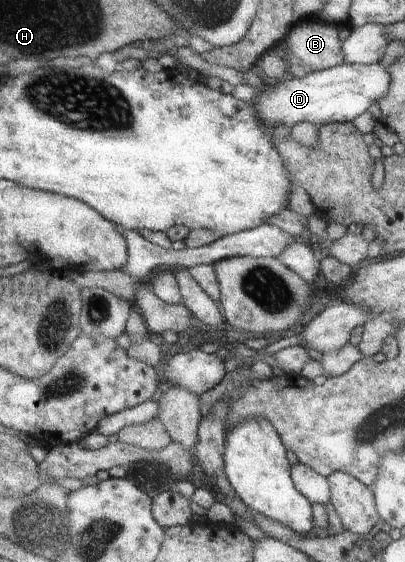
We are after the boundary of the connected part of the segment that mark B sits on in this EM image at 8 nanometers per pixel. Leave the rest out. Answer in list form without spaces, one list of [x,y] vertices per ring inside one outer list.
[[[318,19],[298,22],[285,38],[291,55],[308,70],[324,71],[346,62],[339,25]]]

